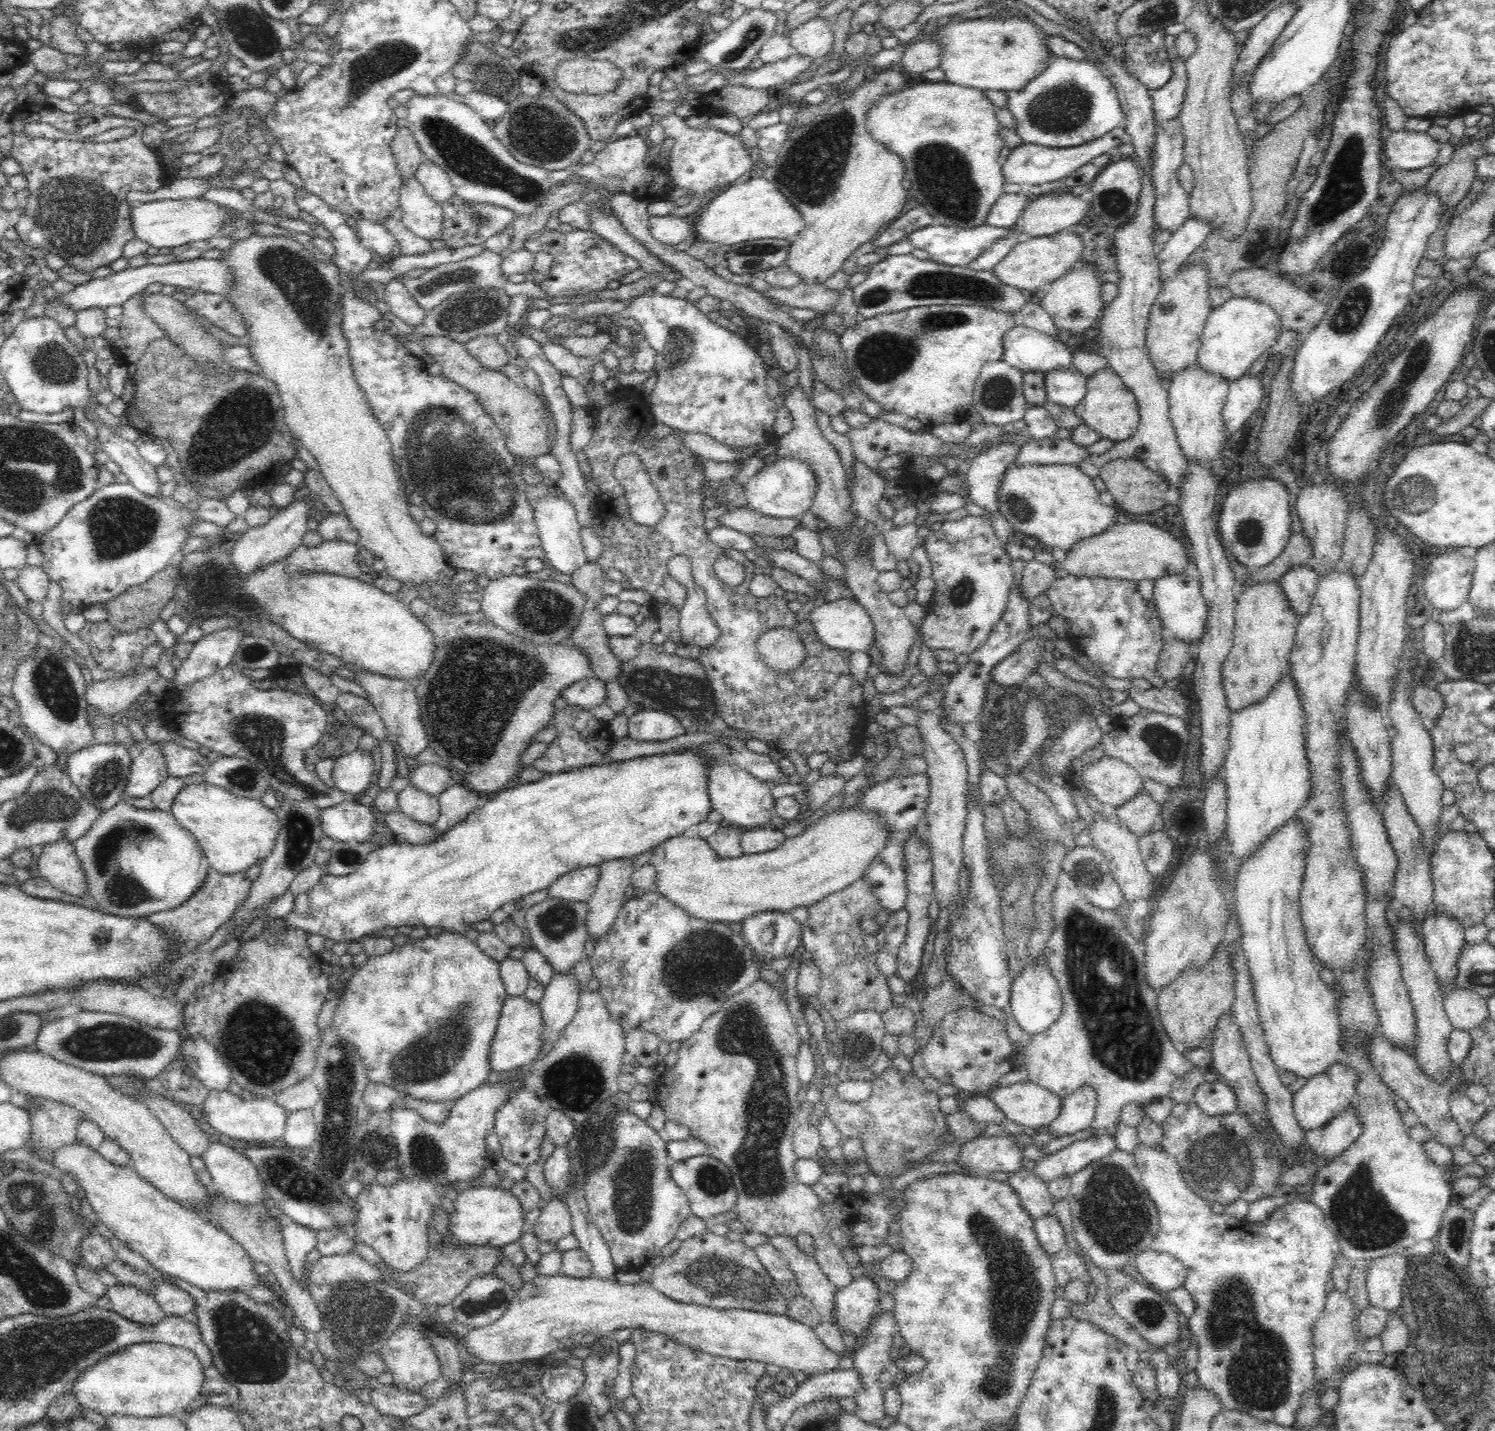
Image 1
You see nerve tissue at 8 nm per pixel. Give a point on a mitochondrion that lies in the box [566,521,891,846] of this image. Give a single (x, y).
(649, 685)

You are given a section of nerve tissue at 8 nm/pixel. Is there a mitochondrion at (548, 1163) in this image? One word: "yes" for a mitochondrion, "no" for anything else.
no

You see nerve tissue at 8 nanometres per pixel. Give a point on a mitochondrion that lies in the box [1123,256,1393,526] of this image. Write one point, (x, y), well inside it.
(1357, 302)

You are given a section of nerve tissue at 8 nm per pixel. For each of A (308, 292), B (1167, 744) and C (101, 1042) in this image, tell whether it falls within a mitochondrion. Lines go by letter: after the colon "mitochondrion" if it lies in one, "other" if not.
A: mitochondrion
B: mitochondrion
C: mitochondrion

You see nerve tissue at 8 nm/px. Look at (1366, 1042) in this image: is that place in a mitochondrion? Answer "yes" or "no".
no

